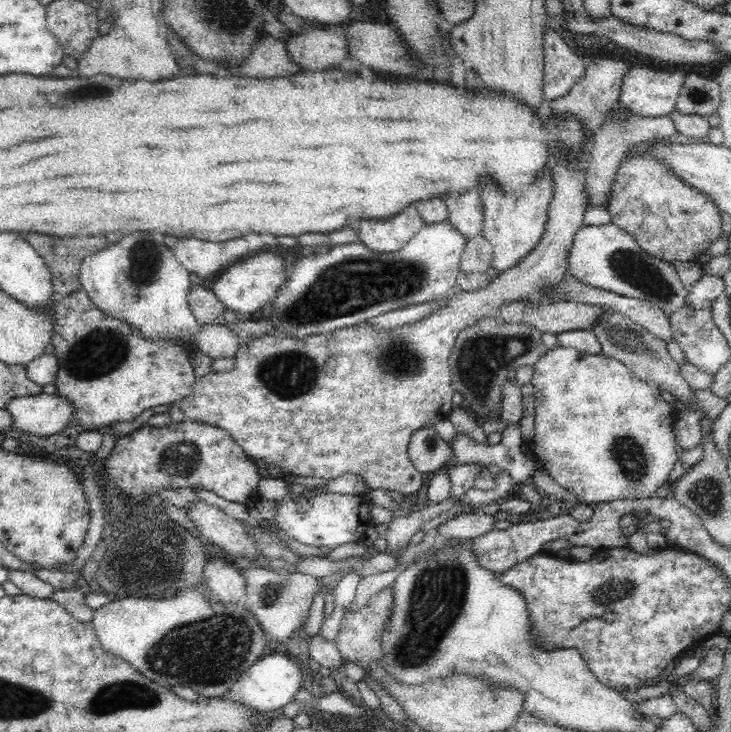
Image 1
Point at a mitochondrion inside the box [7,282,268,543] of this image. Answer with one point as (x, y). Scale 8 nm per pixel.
(96, 353)

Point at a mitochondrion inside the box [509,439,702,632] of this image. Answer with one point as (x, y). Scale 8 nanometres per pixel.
(613, 590)

